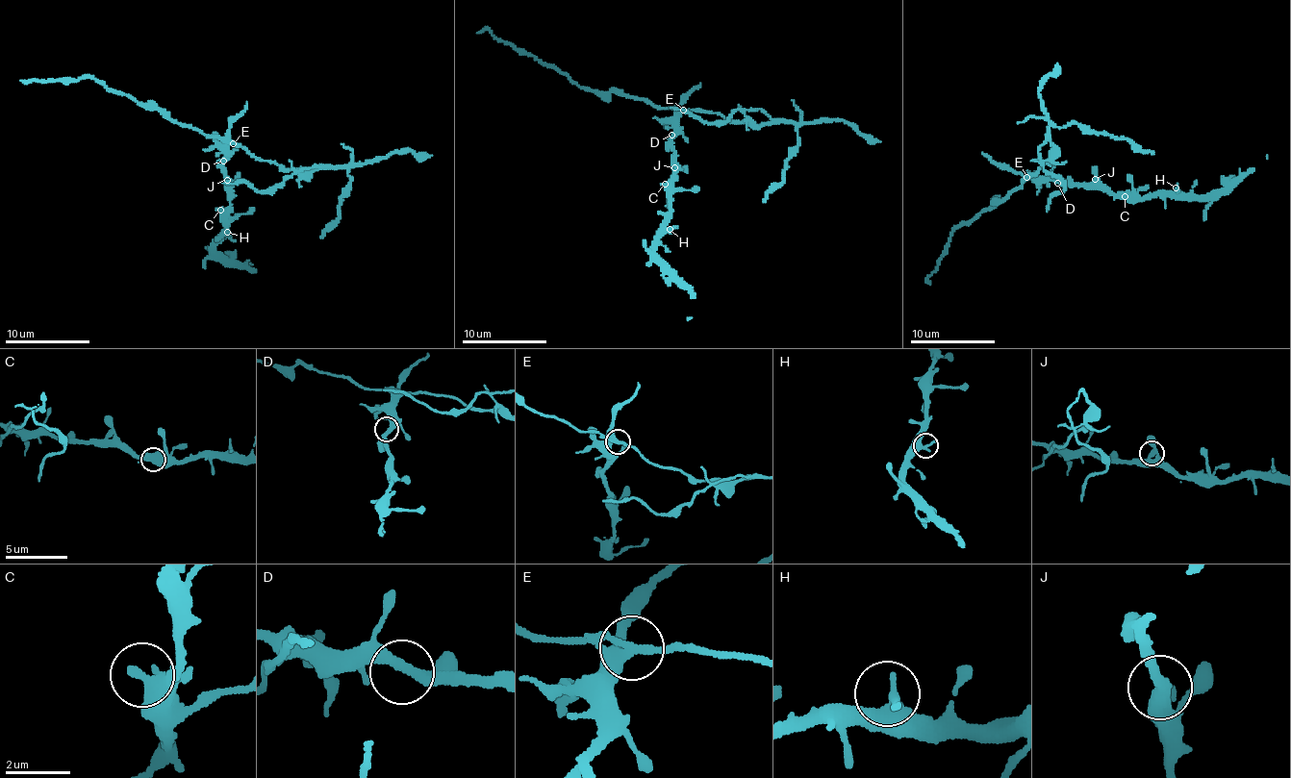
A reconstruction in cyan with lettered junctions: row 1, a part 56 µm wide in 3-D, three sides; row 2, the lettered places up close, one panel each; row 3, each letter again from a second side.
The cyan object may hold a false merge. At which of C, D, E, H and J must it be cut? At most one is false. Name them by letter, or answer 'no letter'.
E

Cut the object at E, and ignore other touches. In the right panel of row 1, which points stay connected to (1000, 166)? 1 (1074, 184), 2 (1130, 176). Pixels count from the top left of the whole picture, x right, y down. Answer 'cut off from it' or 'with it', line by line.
1: with it
2: with it

